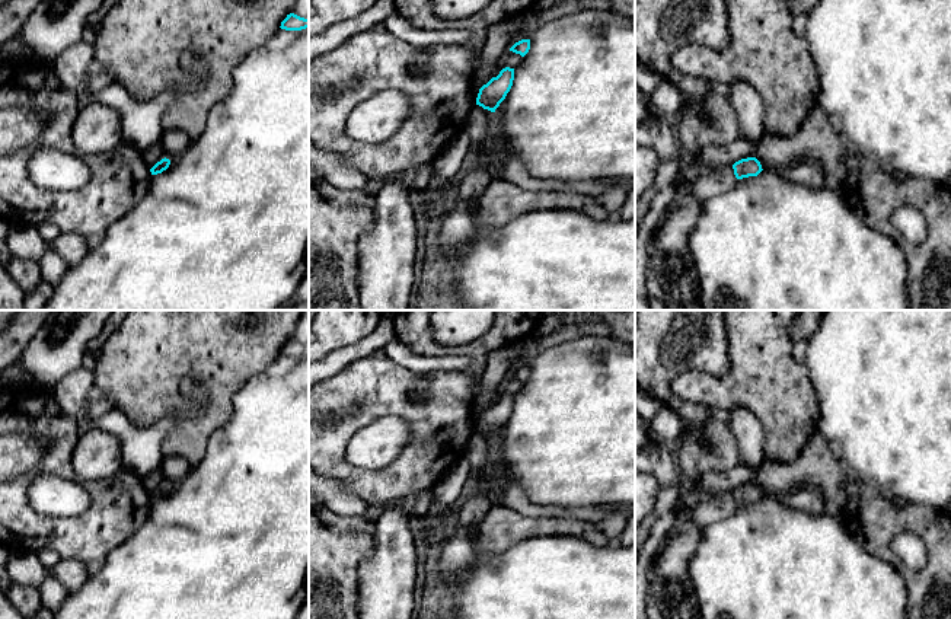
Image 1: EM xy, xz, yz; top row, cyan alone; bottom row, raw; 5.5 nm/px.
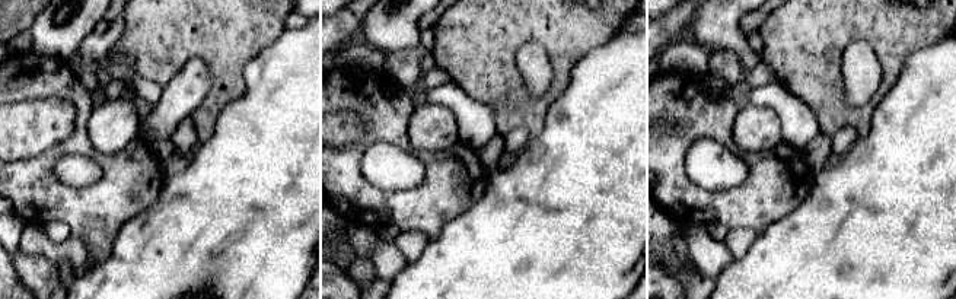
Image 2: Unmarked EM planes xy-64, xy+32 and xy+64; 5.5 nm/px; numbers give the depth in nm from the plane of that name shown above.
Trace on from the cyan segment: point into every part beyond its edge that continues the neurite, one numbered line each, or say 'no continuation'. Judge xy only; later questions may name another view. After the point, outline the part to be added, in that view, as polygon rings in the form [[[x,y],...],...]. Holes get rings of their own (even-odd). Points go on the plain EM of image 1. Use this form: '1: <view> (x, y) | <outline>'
no continuation

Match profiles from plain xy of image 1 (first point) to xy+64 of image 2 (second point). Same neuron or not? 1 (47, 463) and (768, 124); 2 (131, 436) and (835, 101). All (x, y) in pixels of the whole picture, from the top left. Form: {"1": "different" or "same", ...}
{"1": "different", "2": "different"}

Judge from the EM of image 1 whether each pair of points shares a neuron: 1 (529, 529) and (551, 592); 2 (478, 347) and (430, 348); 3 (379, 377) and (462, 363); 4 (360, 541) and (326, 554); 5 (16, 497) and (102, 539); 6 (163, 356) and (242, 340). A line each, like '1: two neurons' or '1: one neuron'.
1: two neurons
2: one neuron
3: two neurons
4: one neuron
5: one neuron
6: one neuron

